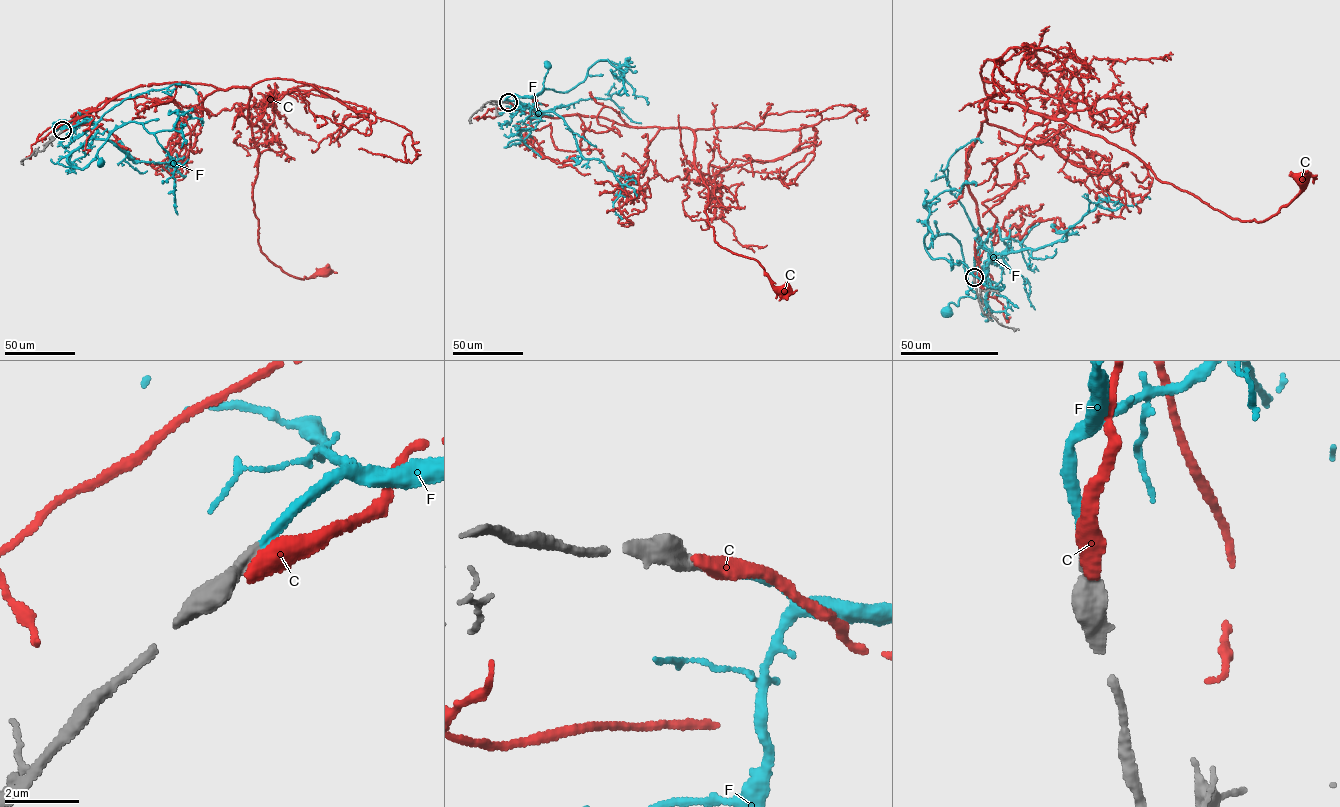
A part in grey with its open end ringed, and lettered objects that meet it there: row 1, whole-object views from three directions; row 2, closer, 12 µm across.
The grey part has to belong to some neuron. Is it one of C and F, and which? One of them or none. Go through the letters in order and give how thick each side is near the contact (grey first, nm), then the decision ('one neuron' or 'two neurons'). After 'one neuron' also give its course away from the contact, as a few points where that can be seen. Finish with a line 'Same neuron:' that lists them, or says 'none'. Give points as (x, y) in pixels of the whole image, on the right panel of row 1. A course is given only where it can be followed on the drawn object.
C: 480/550 nm | two neurons
F: 360/220 nm | one neuron | via (974, 278), (975, 255), (982, 243), (989, 249), (988, 320), (990, 313), (976, 297), (962, 296), (946, 312)
Same neuron: F

